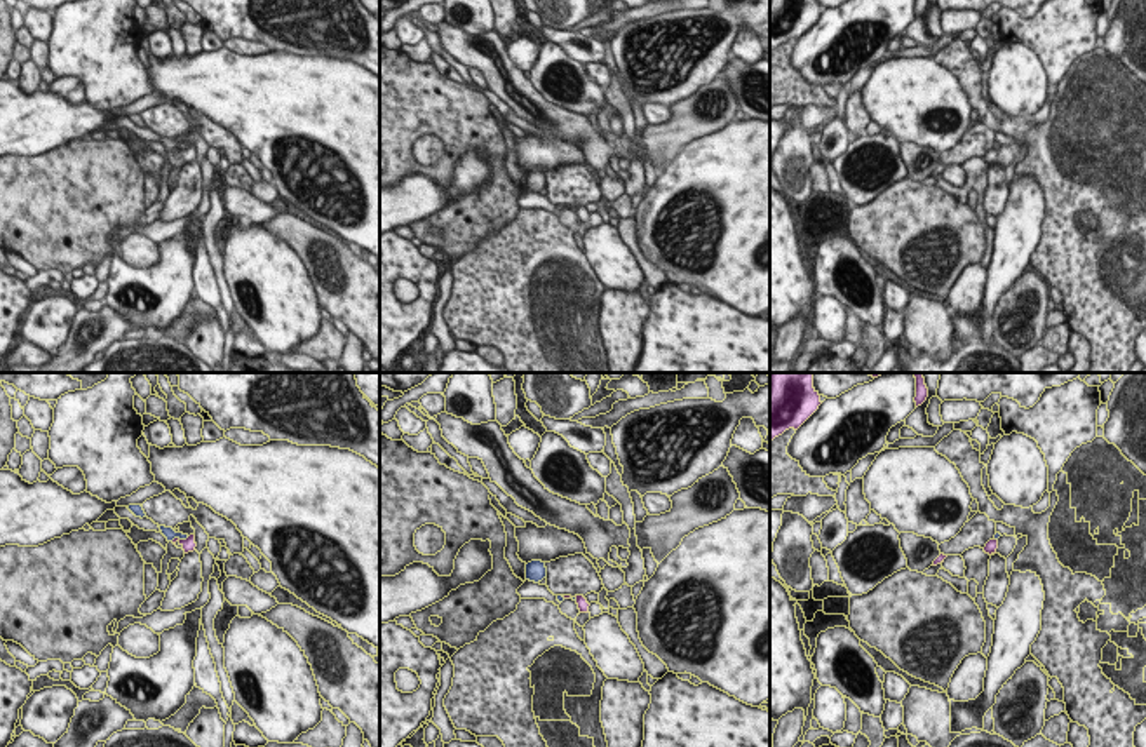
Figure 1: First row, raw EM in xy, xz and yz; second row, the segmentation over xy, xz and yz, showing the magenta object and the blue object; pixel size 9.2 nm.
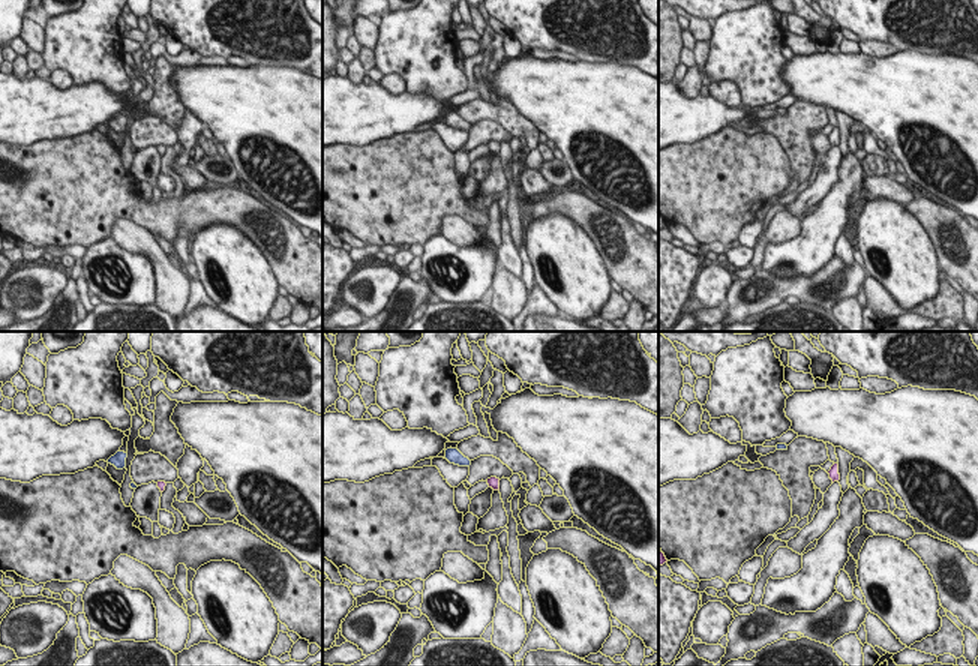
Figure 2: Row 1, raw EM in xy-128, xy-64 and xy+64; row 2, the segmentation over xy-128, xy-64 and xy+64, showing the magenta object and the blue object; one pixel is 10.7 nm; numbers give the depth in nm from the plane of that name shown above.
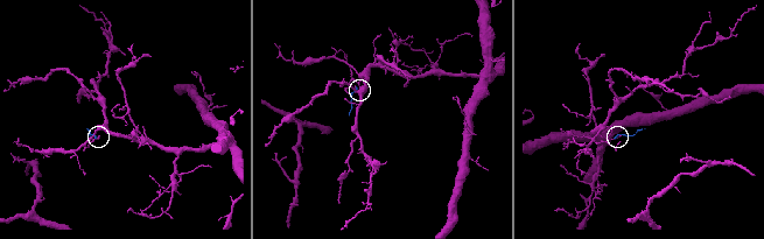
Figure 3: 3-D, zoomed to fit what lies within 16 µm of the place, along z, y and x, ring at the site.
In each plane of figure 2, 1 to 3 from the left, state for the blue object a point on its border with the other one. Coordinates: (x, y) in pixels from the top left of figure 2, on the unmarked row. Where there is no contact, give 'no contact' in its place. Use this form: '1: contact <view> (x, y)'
1: no contact
2: no contact
3: no contact

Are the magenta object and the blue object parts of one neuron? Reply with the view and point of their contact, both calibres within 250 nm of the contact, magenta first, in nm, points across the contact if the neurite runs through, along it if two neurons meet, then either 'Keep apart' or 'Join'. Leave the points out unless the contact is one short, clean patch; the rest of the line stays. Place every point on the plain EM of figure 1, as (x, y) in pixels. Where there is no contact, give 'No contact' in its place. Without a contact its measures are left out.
Touches magenta at xy (178, 148). Thickness 130 nm (magenta) against 120 nm. Boundary: xy (188, 147), (171, 150). Keep apart.

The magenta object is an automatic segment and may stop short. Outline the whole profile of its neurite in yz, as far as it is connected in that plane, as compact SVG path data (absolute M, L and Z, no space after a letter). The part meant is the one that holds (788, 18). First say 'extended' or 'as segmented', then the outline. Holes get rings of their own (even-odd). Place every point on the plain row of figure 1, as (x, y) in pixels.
as segmented; M770 0L770 50L789 38L798 40L820 14L820 5L815 0Z

